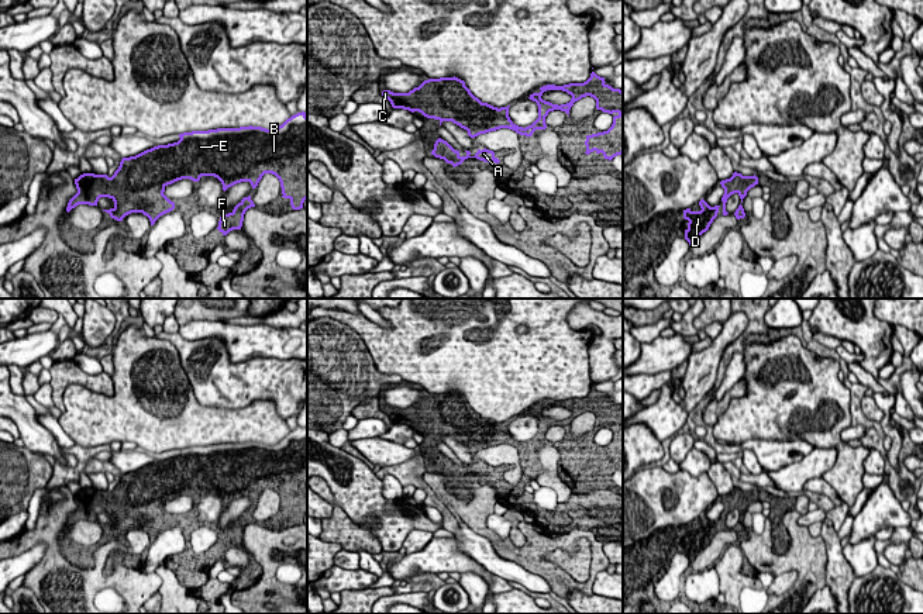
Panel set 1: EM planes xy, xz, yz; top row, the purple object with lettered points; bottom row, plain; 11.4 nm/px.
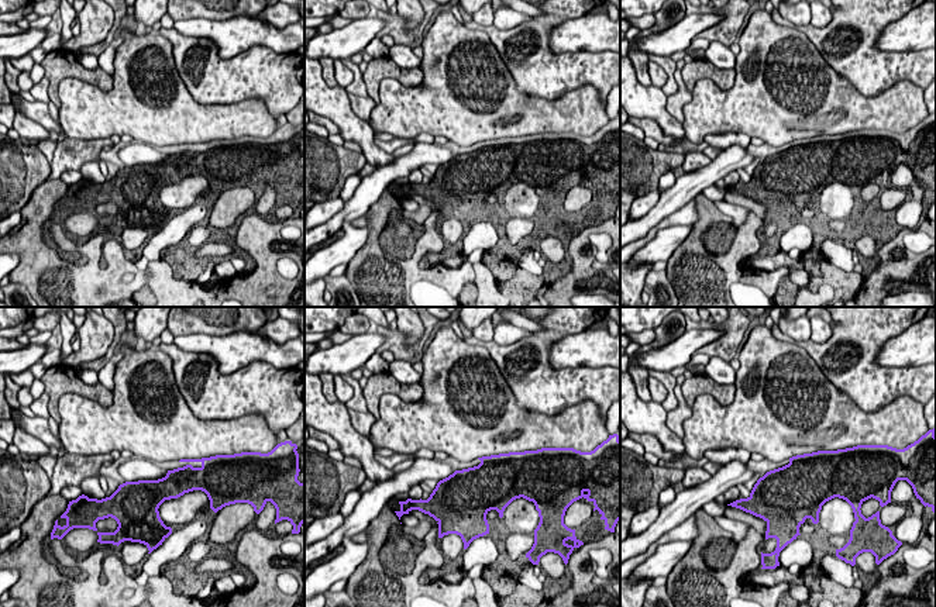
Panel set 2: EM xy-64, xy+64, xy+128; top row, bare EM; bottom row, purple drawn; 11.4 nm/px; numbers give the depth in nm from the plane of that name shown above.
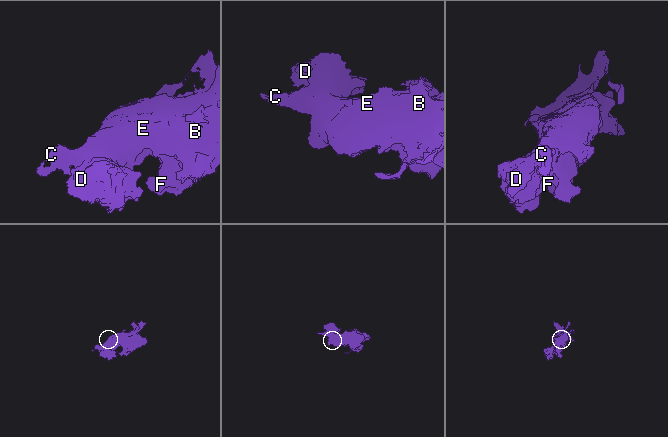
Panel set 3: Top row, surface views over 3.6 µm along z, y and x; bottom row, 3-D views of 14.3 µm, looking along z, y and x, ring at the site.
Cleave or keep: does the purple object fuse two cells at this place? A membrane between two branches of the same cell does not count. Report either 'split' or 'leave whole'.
leave whole

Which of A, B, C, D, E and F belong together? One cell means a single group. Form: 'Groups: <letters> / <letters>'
Groups: A B C D E F

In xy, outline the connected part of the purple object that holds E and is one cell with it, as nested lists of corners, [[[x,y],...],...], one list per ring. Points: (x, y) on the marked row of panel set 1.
[[[304,111],[287,118],[275,130],[262,127],[217,128],[179,134],[179,141],[158,145],[135,156],[123,158],[111,177],[107,175],[83,173],[75,179],[78,193],[69,200],[69,213],[79,204],[97,206],[100,197],[109,197],[114,207],[103,210],[111,218],[123,221],[131,213],[142,213],[155,221],[172,211],[175,203],[165,194],[165,187],[182,179],[199,182],[202,176],[214,176],[225,192],[228,187],[249,182],[255,189],[265,173],[275,175],[282,187],[282,197],[290,200],[293,210],[303,208],[307,199],[307,115]]]

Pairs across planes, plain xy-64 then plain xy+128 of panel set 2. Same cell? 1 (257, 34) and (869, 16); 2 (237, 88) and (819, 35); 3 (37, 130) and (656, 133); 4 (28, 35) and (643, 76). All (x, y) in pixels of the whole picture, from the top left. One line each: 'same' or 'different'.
1: different
2: same
3: different
4: different

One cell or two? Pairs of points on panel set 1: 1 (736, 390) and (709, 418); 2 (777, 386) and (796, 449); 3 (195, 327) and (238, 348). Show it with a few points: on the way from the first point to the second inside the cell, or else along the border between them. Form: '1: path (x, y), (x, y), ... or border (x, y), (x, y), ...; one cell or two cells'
1: path (729, 396), (713, 411); one cell
2: border (761, 438), (805, 440), (813, 448); two cells
3: path (209, 330), (221, 330), (236, 335); one cell

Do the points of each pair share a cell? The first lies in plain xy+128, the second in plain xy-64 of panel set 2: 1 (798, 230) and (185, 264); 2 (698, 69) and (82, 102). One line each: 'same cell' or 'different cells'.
1: different cells
2: different cells

